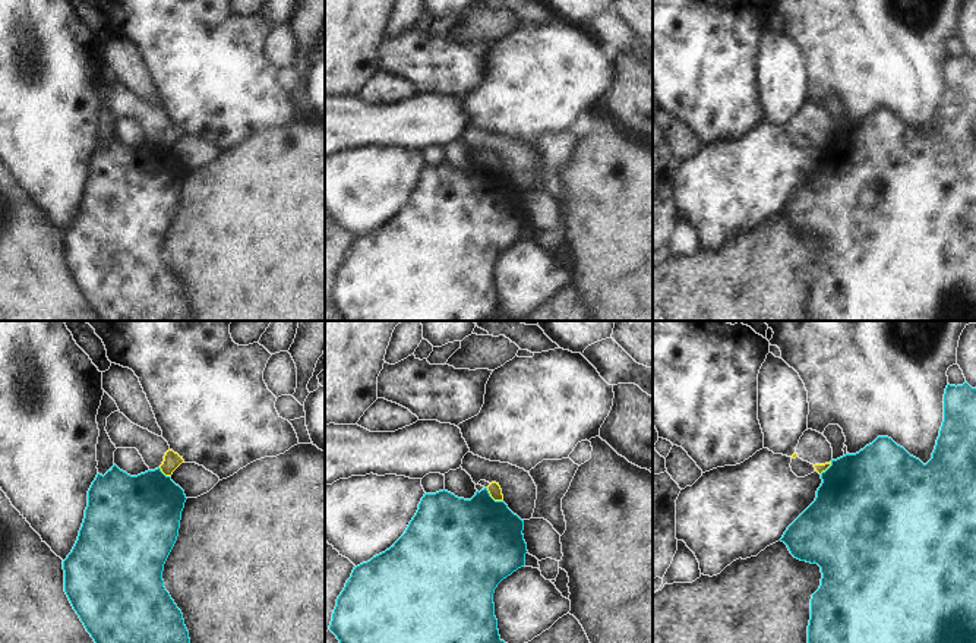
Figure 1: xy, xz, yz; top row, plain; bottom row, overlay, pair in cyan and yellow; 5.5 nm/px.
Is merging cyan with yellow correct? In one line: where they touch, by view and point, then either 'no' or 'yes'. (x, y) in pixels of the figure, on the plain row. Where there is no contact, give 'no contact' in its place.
meets cyan in xz at (492, 170); no

